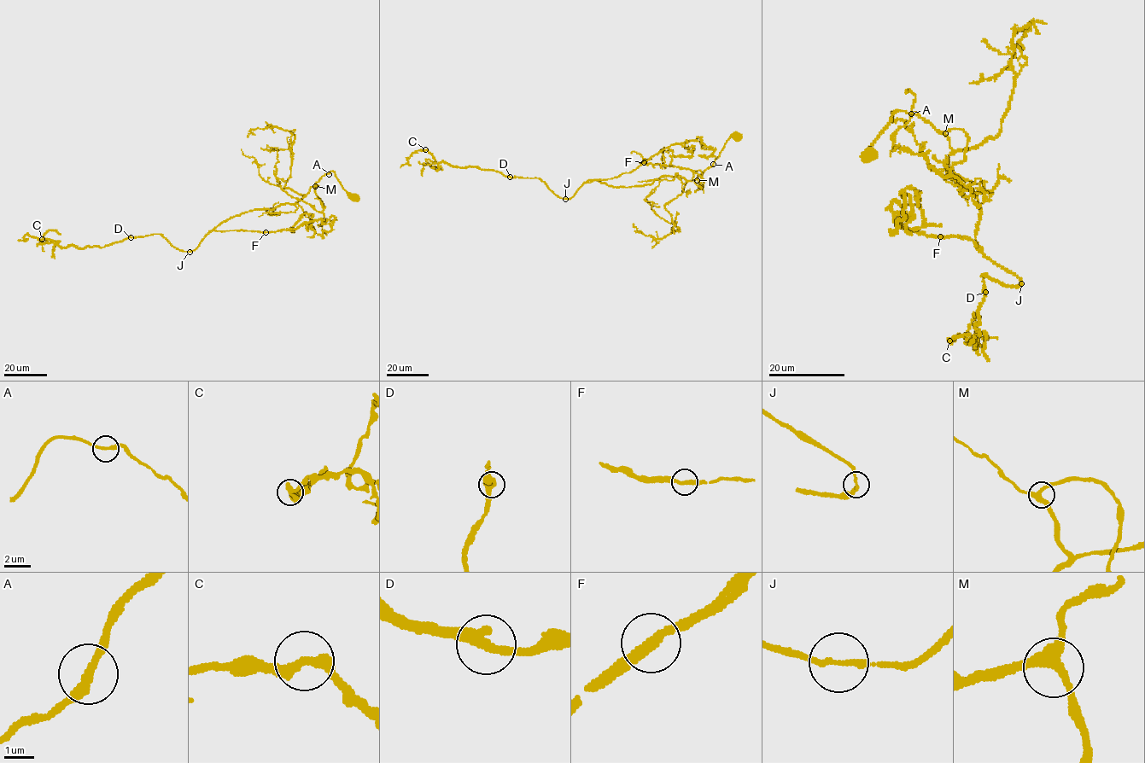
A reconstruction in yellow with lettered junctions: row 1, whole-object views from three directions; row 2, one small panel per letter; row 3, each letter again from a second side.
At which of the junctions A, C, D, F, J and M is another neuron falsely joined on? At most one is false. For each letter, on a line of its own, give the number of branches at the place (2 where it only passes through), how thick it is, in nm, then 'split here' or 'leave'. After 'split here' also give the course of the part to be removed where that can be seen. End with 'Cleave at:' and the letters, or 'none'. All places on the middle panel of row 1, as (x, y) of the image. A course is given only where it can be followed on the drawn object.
A: 2 | 260 nm | leave
C: 2 | 340 nm | leave
D: 2 | 360 nm | leave
F: 2 | 300 nm | leave
J: 2 | 190 nm | leave
M: 3 | 300 nm | leave
Cleave at: none

